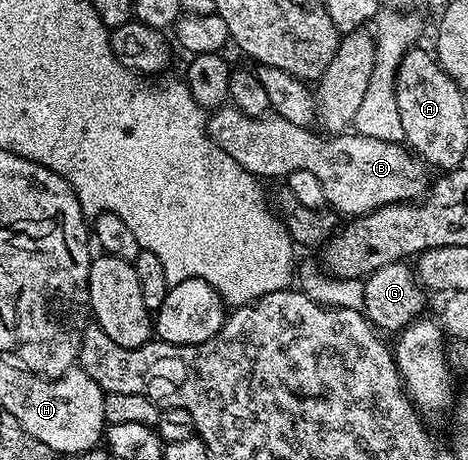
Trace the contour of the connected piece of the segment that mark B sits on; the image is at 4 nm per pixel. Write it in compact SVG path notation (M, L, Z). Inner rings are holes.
M233 106L216 108L207 117L207 135L215 141L218 148L225 150L225 154L229 154L229 158L236 160L246 172L251 172L260 178L266 178L266 176L285 178L293 170L309 170L309 174L315 175L321 181L327 204L344 217L363 216L387 204L415 202L428 191L428 165L410 147L402 143L379 141L356 134L335 134L327 139L329 141L322 144L317 137L311 136L311 132L310 127L294 125L293 122L286 121L281 116L274 114L250 116Z

